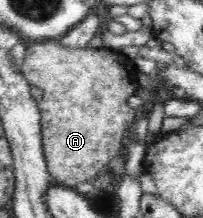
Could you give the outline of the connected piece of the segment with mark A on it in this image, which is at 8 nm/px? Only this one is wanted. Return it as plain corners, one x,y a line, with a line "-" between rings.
58,41
28,45
25,59
24,77
43,91
38,102
41,143
54,183
71,189
81,182
92,183
97,175
105,171
109,160
119,153
123,137
134,126
135,109
127,104
127,98
135,95
140,87
134,62
122,52
98,43
73,50
63,47

